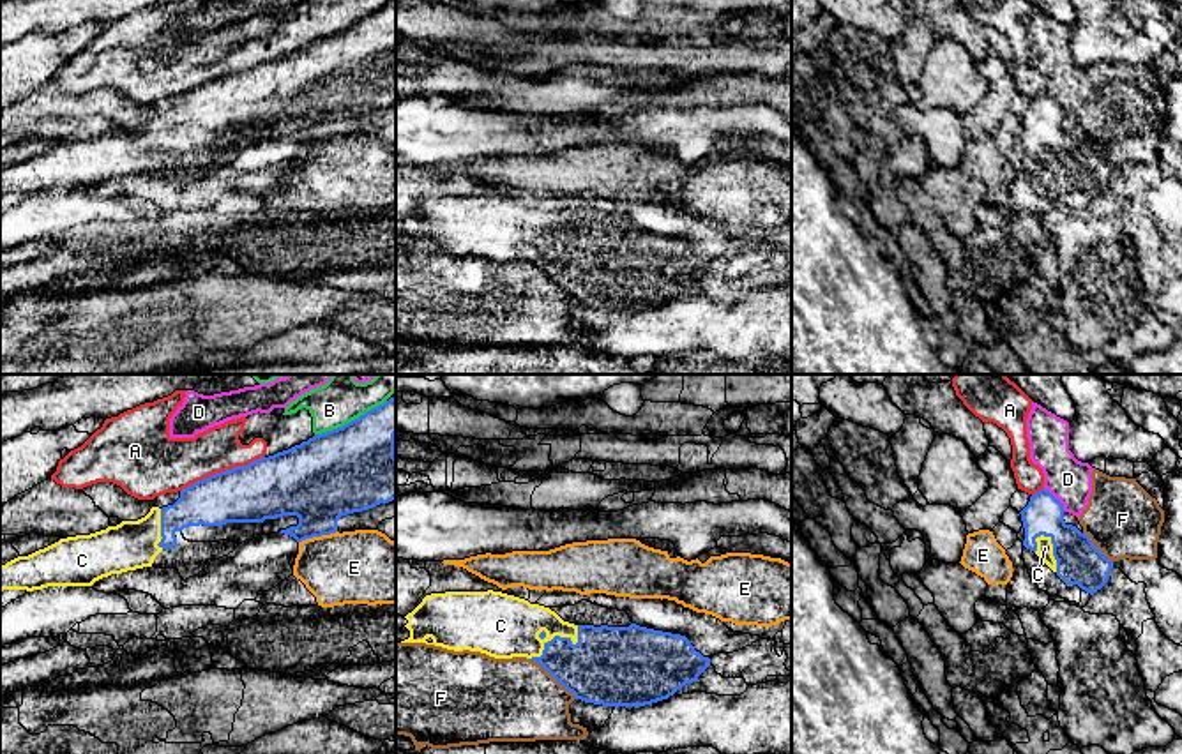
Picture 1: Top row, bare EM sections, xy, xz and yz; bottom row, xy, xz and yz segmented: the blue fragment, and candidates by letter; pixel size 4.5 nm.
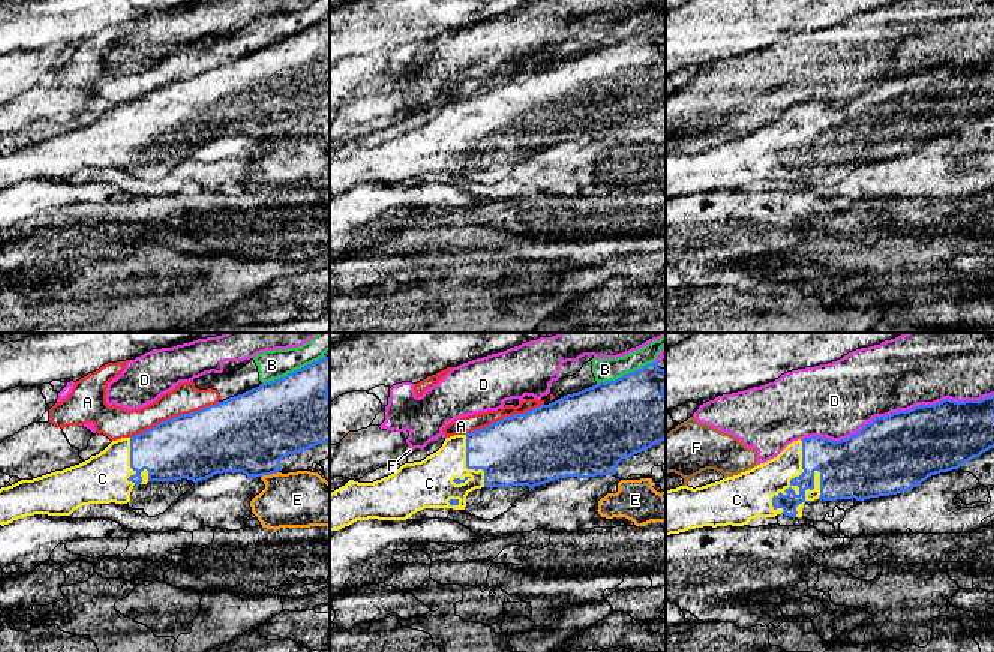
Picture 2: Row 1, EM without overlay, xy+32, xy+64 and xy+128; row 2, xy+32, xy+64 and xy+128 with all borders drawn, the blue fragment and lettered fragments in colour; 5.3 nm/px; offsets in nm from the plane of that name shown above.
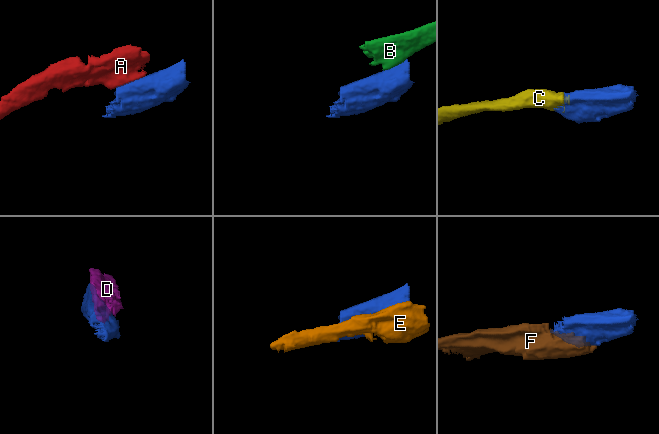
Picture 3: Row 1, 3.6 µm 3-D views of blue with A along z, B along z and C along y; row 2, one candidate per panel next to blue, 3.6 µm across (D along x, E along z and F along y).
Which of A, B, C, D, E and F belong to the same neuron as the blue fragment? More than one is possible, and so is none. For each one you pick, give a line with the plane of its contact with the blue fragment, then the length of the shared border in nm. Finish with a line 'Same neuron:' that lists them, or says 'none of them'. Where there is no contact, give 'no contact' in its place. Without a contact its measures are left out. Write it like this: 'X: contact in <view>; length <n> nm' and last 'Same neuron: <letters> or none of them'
C: contact in xz; length 280 nm
Same neuron: C

